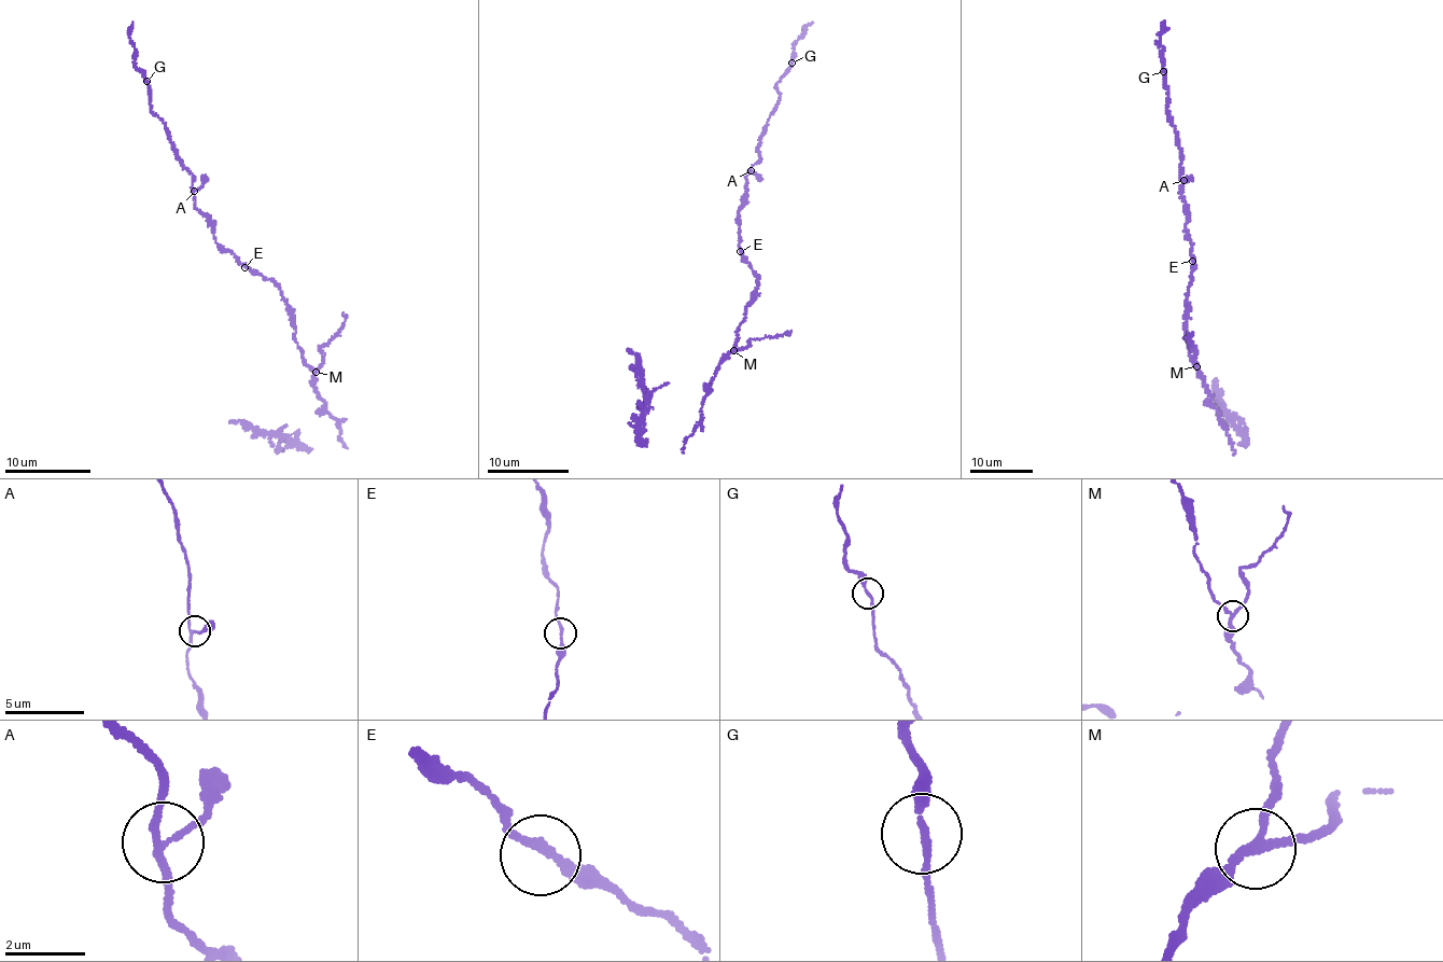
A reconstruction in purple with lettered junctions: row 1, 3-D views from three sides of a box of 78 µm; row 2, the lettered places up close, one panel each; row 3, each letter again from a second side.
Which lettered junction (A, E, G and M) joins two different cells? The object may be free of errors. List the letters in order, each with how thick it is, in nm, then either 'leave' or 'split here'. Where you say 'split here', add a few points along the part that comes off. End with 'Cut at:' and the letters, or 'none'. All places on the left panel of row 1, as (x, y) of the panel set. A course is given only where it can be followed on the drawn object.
A: 150 nm thick; leave
E: 180 nm thick; leave
G: 170 nm thick; leave
M: 170 nm thick; split here; foreign part runs (316, 373), (322, 363), (320, 348), (342, 326), (344, 312)
Cut at: M

